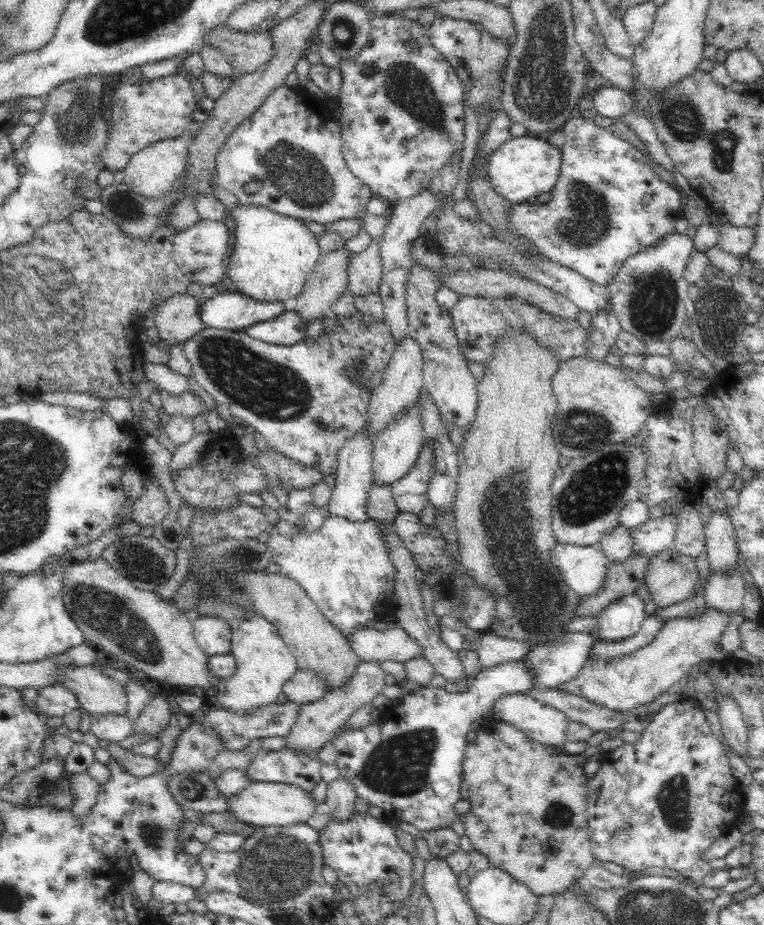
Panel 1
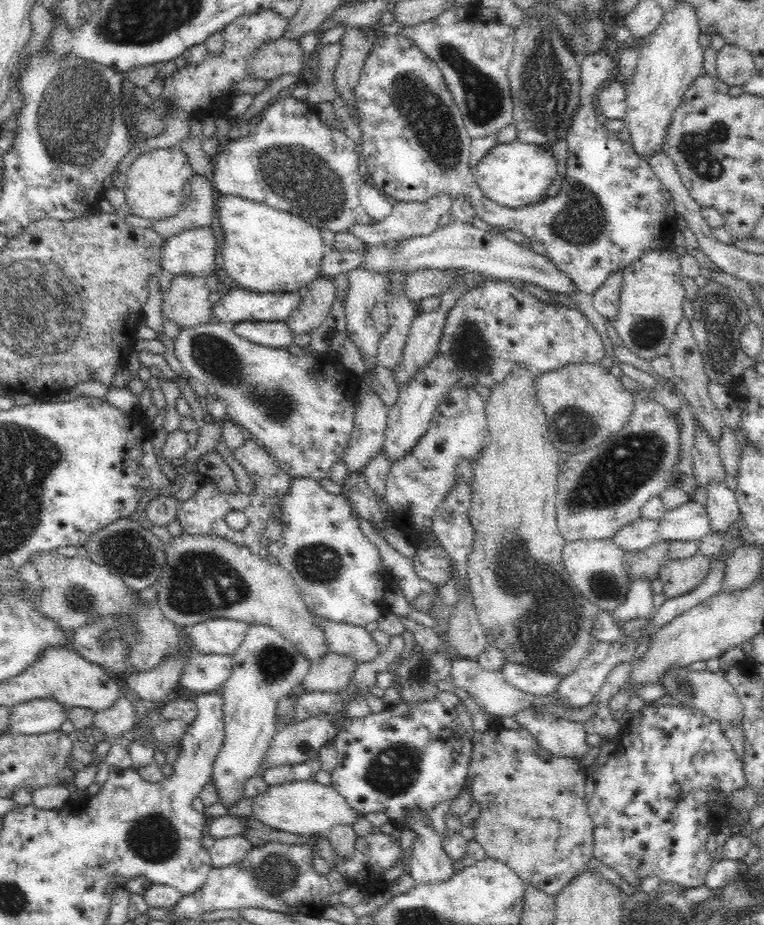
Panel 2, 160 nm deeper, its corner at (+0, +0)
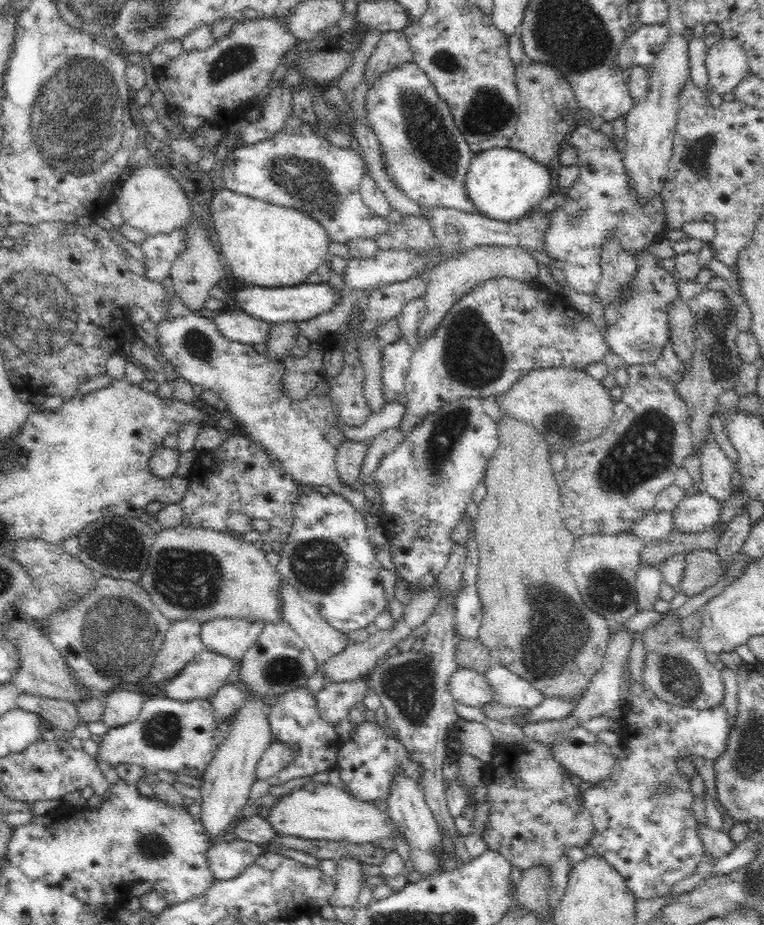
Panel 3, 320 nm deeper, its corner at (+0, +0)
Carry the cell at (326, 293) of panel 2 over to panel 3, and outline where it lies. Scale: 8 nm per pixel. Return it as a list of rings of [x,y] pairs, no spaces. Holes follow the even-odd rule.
[[[296,322],[272,323],[265,343],[265,354],[268,359],[282,363],[291,354],[298,336]]]

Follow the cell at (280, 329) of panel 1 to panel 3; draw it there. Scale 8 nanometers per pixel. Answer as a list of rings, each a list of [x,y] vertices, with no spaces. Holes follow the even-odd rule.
[[[242,310],[234,312],[218,311],[210,313],[214,326],[220,335],[228,340],[252,345],[266,342],[271,324],[264,320],[249,316]]]

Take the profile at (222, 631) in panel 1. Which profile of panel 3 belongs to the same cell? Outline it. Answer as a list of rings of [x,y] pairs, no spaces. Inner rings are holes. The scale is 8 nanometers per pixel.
[[[215,618],[201,623],[201,639],[206,648],[236,662],[255,645],[265,624],[247,618]]]

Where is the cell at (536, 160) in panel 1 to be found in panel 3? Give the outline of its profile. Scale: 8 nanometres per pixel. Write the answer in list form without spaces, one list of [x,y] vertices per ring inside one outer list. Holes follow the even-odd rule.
[[[494,147],[473,154],[464,180],[464,193],[474,203],[476,213],[496,222],[512,222],[528,214],[551,194],[550,180],[548,167],[536,163],[523,152],[510,147]]]

